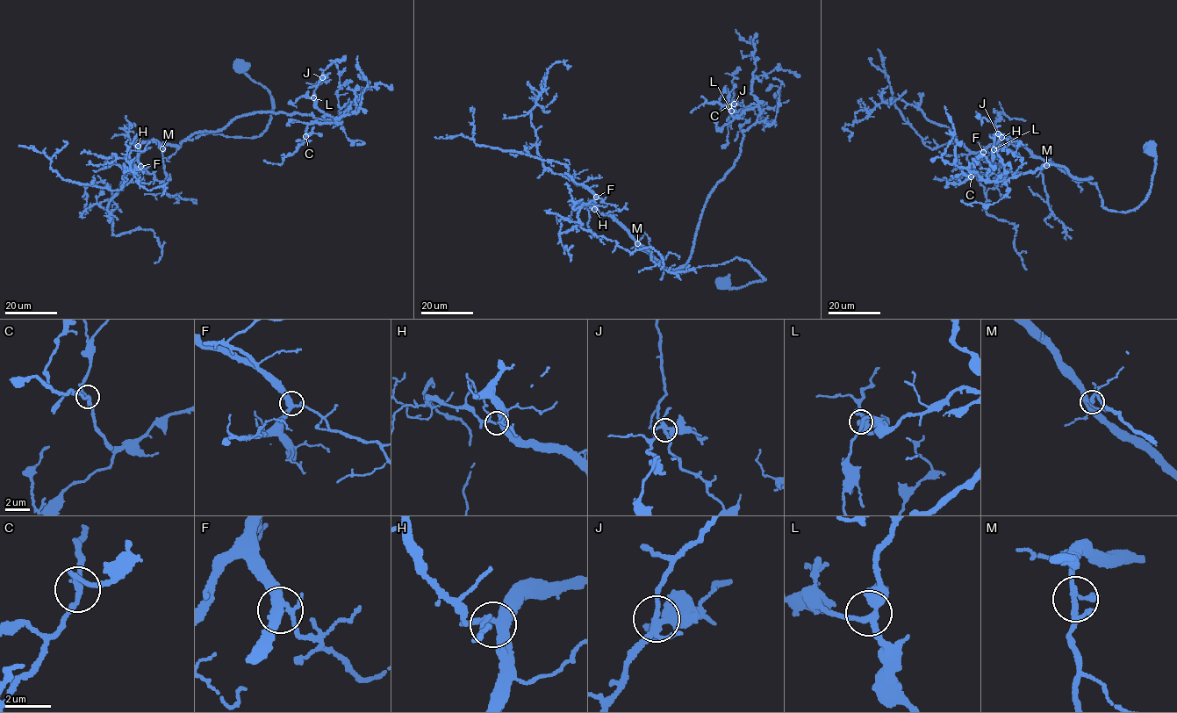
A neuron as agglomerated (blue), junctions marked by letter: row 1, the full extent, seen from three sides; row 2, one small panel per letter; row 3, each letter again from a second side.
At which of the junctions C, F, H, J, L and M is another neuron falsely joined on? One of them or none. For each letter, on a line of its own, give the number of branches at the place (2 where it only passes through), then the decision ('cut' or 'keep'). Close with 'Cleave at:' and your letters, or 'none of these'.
C: 3 branches meet; keep
F: 4 branches meet; keep
H: 4 branches meet; keep
J: 5 branches meet; keep
L: 3 branches meet; keep
M: 4 branches meet; keep
Cleave at: none of these

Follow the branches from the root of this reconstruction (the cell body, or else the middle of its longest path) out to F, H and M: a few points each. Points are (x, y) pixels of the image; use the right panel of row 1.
F: (1150, 148), (1156, 164), (1150, 191), (1125, 212), (1103, 207), (1094, 183), (1076, 181), (1009, 138), (983, 152)
H: (1150, 148), (1156, 164), (1150, 191), (1140, 205), (1122, 212), (1101, 205), (1094, 183), (1076, 181), (1001, 137)
M: (1150, 148), (1156, 164), (1150, 191), (1125, 212), (1103, 207), (1094, 183), (1076, 181), (1046, 165)

